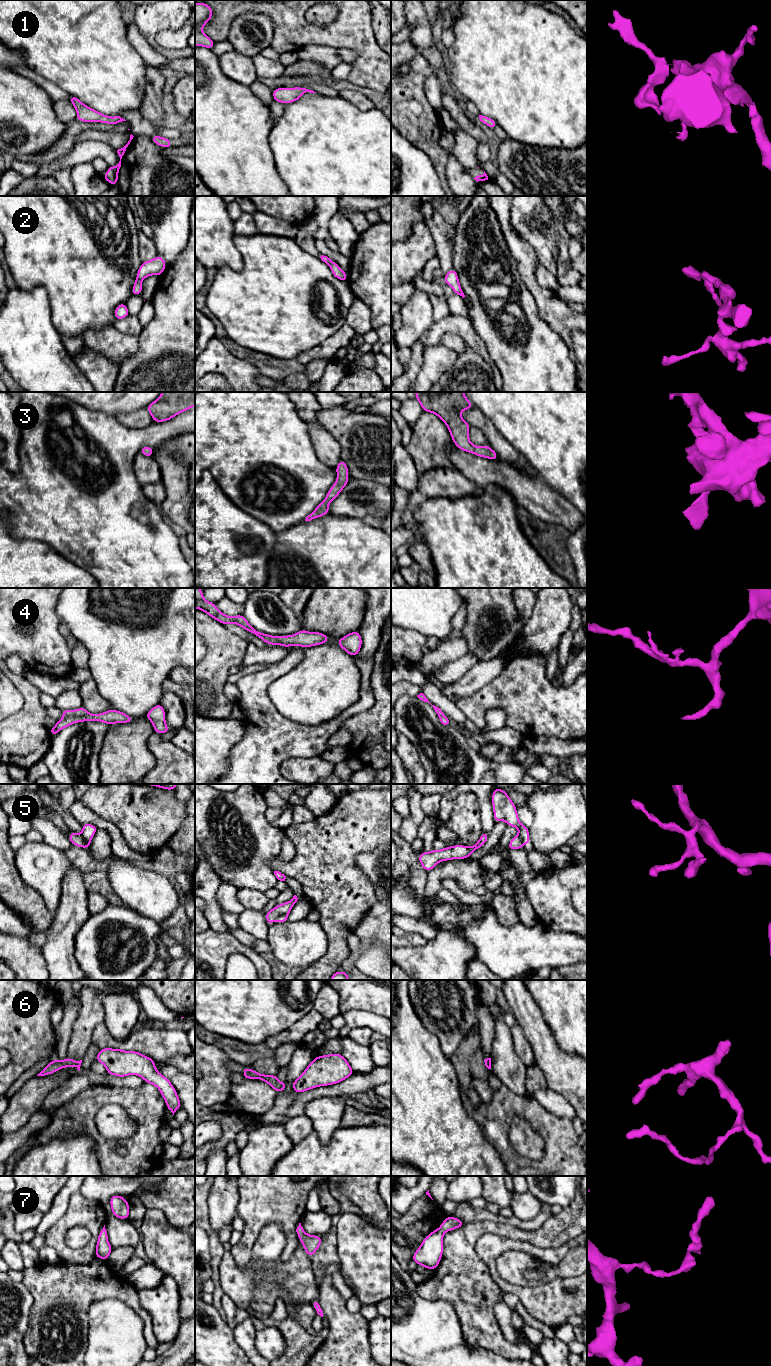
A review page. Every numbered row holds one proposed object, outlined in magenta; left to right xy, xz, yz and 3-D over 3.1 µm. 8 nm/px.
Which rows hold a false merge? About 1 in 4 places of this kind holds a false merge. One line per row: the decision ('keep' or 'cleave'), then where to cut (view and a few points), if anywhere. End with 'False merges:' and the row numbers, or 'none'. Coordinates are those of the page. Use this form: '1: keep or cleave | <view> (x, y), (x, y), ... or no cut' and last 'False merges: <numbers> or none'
1: keep | no cut
2: keep | no cut
3: keep | no cut
4: keep | no cut
5: cleave | xz (287, 913), (280, 914), (275, 919)
6: keep | no cut
7: keep | no cut
False merges: 5

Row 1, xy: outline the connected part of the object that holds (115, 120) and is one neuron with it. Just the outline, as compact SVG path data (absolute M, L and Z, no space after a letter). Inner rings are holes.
M71 95L70 102L77 111L77 120L83 122L101 122L116 125L119 122L126 121L120 116L106 116L82 103L77 97Z

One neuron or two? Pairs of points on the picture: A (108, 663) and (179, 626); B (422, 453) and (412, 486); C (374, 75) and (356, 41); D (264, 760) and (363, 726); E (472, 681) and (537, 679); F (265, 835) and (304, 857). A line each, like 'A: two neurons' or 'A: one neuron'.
A: one neuron
B: two neurons
C: one neuron
D: two neurons
E: two neurons
F: two neurons

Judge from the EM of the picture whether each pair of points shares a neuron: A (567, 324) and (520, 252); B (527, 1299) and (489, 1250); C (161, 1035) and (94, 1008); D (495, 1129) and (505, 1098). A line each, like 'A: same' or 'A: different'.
A: same
B: same
C: different
D: same

